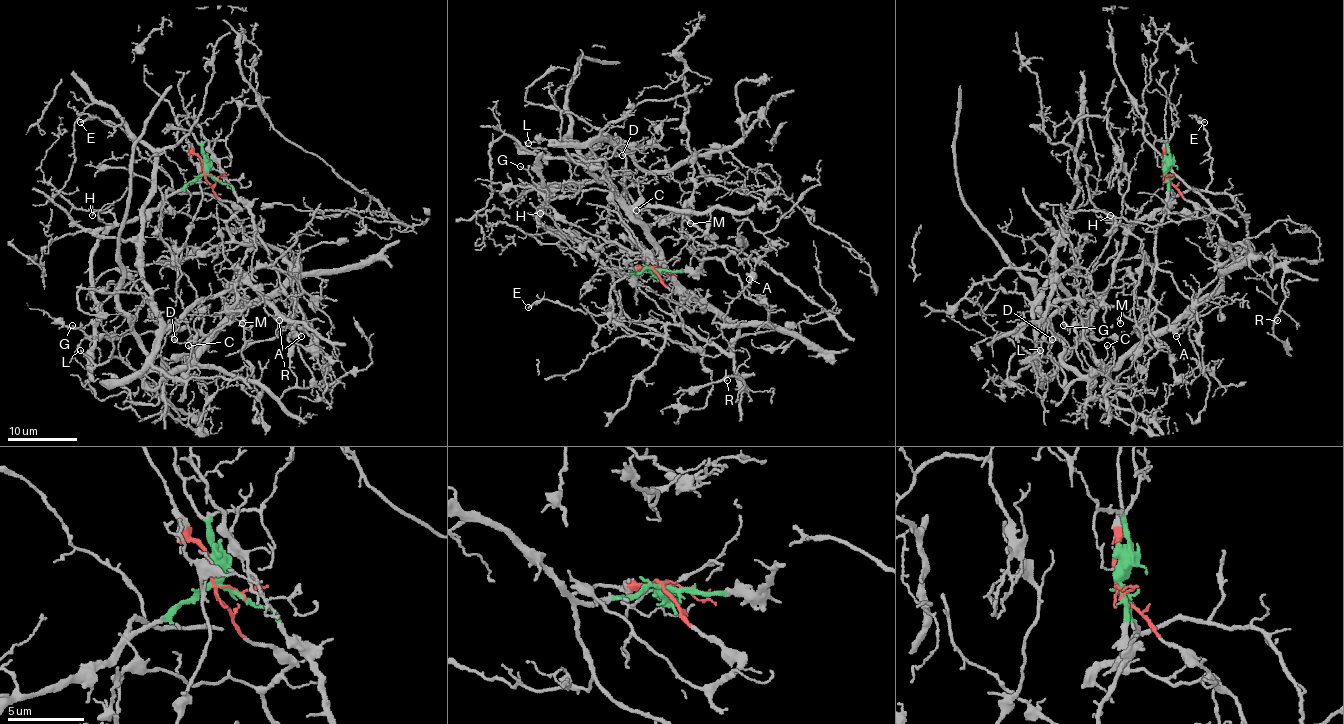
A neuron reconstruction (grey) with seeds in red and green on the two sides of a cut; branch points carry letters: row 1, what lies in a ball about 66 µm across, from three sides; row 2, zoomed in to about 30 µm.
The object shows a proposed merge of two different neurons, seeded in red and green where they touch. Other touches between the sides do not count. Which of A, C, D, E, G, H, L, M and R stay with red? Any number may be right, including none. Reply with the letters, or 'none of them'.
C, D, L, M, R

